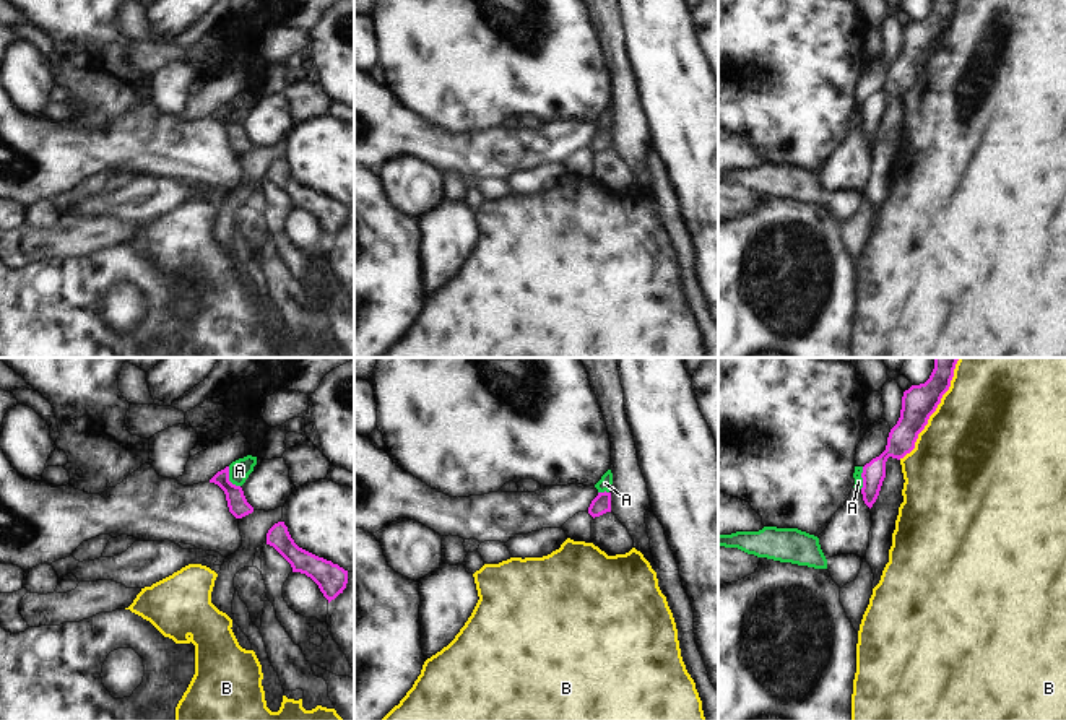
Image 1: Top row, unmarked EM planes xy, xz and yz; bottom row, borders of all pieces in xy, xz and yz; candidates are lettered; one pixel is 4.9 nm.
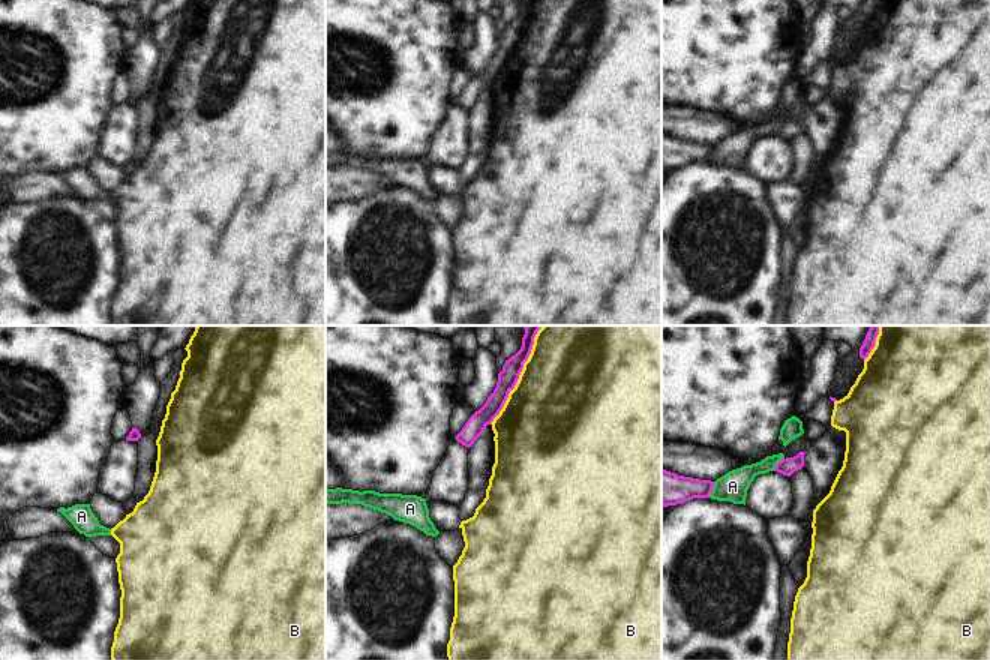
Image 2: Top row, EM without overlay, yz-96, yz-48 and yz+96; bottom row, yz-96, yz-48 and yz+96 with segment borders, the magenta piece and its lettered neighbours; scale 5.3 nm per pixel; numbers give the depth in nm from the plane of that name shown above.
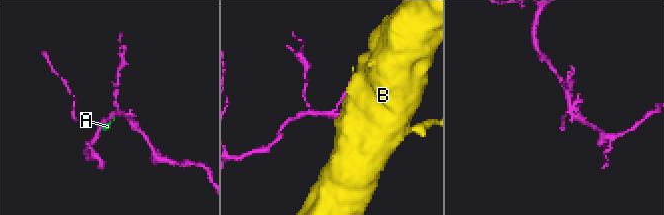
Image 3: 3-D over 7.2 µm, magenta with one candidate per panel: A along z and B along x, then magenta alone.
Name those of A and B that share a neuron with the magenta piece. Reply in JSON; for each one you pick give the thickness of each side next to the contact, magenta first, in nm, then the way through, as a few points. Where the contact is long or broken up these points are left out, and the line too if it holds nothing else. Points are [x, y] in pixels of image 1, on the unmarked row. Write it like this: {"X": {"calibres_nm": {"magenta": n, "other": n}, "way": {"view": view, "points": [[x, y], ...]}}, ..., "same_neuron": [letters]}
{"same_neuron": []}

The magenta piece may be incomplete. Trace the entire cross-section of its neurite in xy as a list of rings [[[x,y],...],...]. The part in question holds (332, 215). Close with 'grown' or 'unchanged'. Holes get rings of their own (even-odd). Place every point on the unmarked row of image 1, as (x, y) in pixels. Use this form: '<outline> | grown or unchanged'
[[[284,158],[275,159],[266,169],[266,180],[273,182],[292,203],[310,213],[328,236],[335,236],[348,219],[348,206],[299,184],[291,174]]] | unchanged

